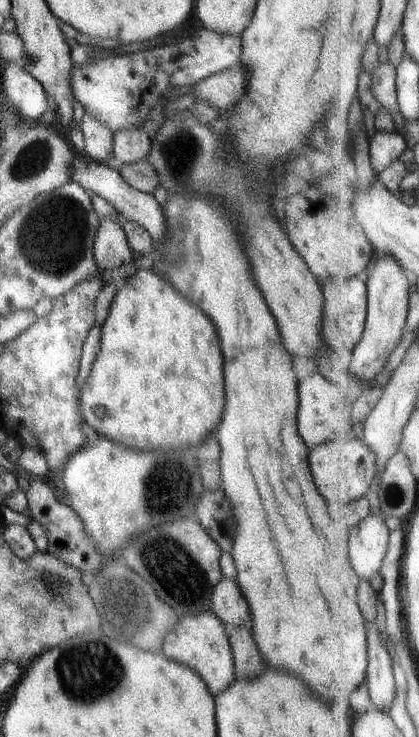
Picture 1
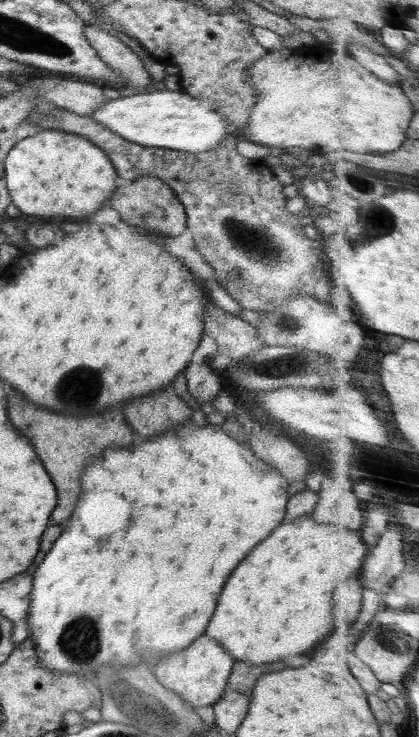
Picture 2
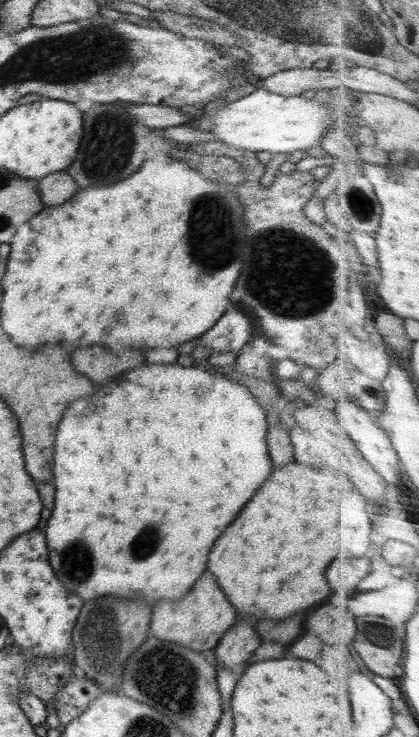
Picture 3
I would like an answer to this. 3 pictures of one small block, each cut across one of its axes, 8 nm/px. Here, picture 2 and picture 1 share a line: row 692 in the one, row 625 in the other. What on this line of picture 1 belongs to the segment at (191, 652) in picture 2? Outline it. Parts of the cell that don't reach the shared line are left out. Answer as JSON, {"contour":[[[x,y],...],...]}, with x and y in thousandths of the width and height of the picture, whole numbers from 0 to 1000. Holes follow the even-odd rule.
{"contour":[[[506,829],[427,837],[415,855],[389,866],[384,882],[399,891],[468,910],[487,921],[501,942],[516,947],[563,923],[556,887],[542,859],[542,852]]]}

